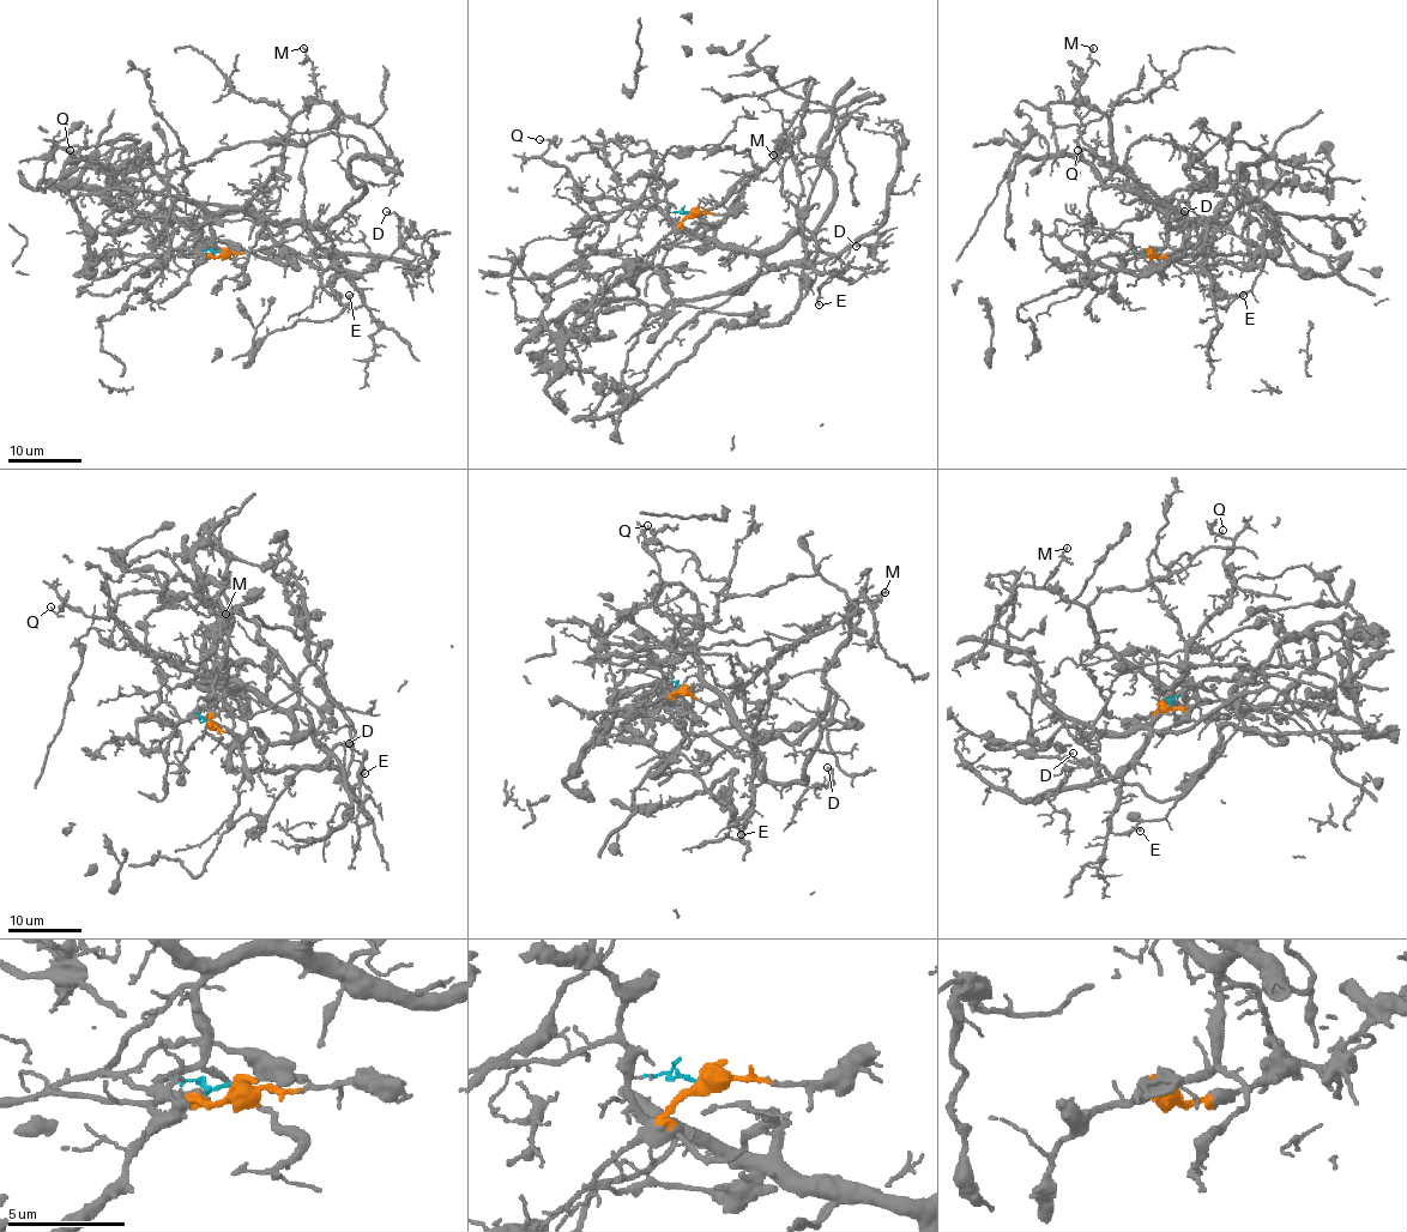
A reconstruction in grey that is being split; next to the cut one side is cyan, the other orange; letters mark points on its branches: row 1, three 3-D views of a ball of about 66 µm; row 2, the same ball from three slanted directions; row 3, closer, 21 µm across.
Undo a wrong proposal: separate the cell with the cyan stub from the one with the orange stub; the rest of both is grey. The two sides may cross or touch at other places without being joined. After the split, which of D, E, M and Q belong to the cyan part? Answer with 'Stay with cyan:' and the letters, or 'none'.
Stay with cyan: D, E, M, Q

